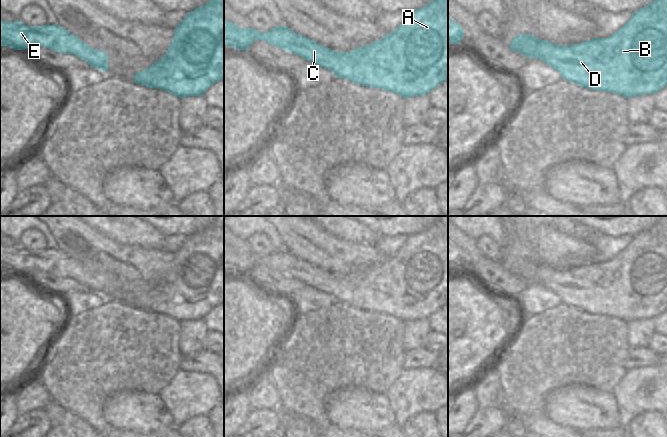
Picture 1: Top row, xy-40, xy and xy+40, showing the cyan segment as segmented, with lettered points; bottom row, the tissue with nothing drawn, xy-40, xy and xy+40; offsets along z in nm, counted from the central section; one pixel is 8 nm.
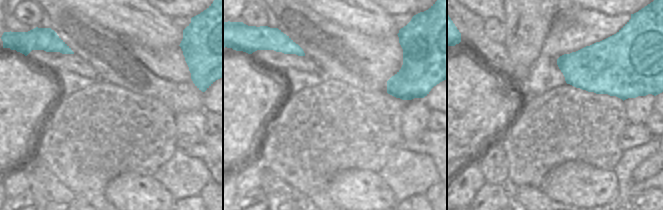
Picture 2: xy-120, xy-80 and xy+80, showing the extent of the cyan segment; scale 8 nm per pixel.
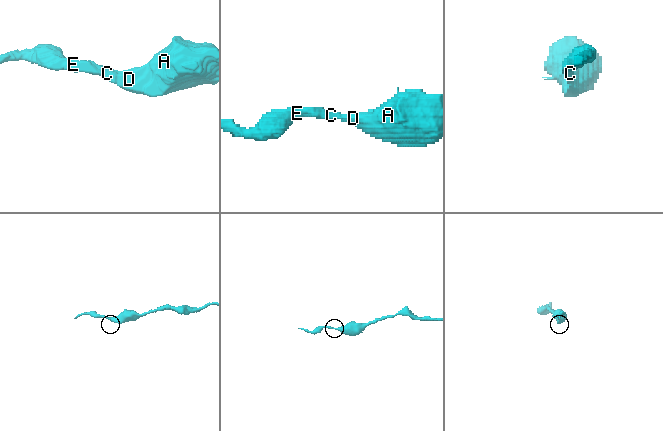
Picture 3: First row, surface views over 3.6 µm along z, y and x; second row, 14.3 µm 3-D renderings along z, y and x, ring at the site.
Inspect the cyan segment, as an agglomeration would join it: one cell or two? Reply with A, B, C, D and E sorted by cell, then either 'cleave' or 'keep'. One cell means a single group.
A B C D E | keep

